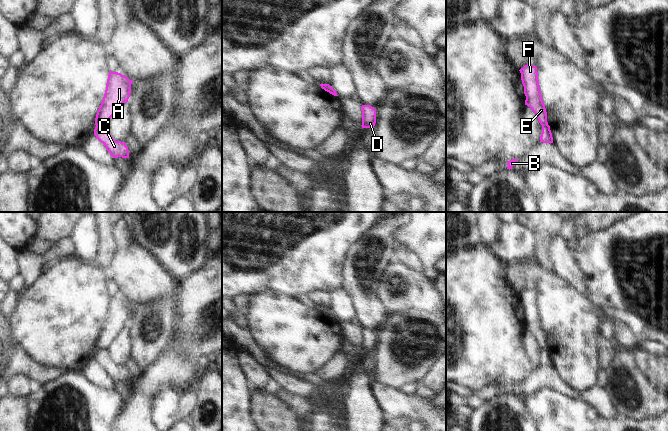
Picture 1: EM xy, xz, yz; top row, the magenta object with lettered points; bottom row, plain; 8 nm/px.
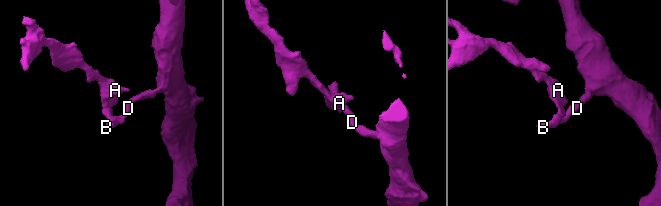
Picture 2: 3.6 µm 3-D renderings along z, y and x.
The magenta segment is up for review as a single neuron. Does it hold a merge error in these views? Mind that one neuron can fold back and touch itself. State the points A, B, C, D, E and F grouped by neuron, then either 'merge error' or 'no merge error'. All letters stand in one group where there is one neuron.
groups A E F / B C D; merge error

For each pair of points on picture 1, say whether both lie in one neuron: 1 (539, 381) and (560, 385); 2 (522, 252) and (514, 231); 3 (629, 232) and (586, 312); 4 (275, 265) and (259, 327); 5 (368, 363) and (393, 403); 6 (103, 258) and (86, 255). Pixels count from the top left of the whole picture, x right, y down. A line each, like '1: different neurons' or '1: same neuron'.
1: same neuron
2: same neuron
3: different neurons
4: different neurons
5: different neurons
6: different neurons

